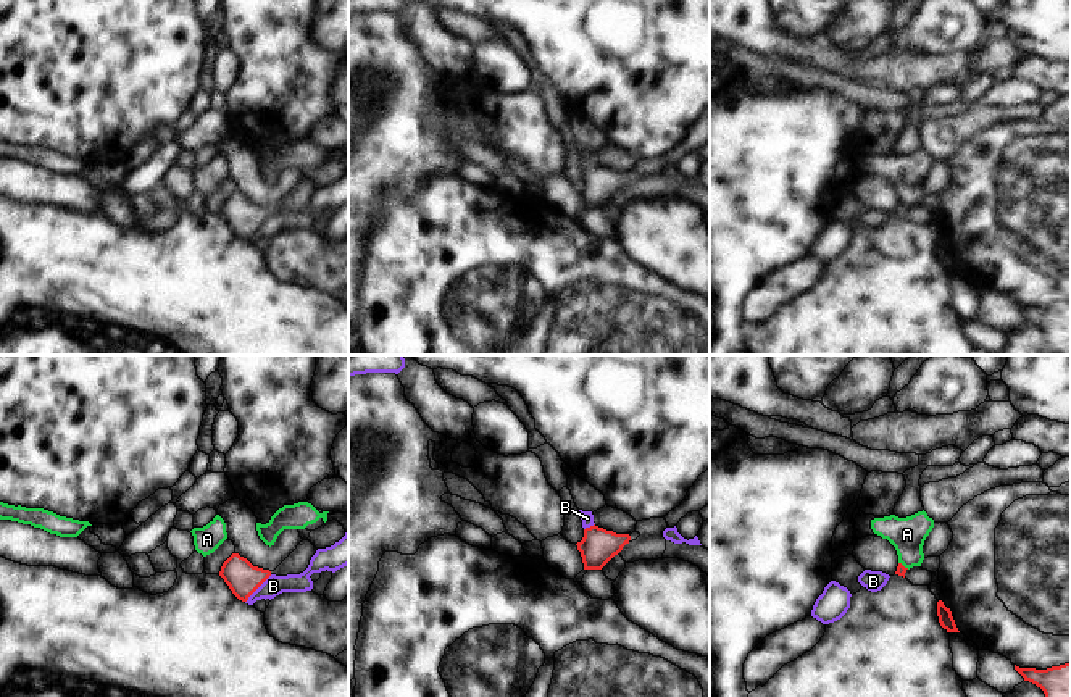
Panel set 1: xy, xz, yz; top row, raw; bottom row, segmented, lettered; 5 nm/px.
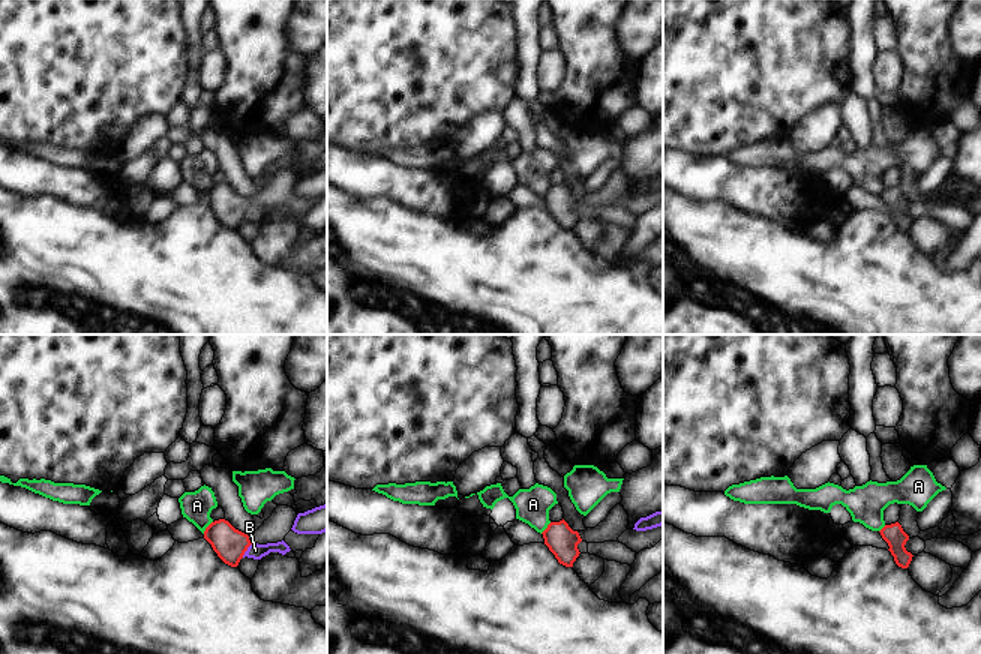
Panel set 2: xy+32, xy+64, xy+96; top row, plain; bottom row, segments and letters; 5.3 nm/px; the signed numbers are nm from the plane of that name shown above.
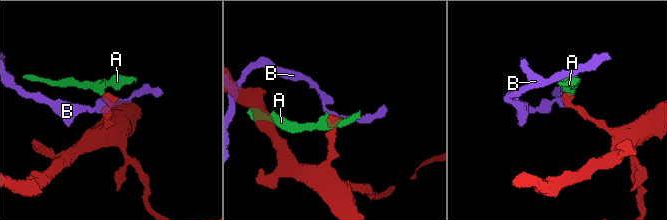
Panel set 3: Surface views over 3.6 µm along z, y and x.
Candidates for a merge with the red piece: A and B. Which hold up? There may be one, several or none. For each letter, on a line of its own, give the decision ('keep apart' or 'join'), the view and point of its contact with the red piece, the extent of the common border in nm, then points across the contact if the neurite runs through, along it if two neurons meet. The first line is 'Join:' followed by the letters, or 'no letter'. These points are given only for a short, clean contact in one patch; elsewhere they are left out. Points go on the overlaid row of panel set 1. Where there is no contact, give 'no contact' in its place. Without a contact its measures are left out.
Join: no letter
A: keep apart | yz (902, 565) | 70 nm | along yz (899, 562), (908, 568)
B: keep apart | xy (257, 588) | 190 nm | along xy (271, 575), (245, 602)

